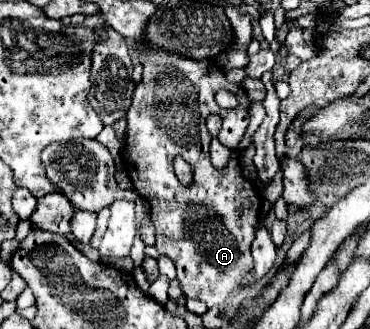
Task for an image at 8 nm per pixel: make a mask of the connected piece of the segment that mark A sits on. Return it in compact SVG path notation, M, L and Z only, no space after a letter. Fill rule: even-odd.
M141 49L139 61L143 65L143 75L127 111L123 169L133 181L139 197L151 205L149 215L155 225L155 249L175 263L185 297L199 299L207 303L207 307L221 307L227 297L243 285L245 275L253 271L251 243L261 197L253 183L243 177L239 155L235 155L249 125L251 101L243 87L229 83L213 61L195 61L161 49ZM217 89L233 91L239 97L239 109L219 109L215 103ZM213 113L221 115L223 121L219 141L233 153L223 169L213 167L209 161L211 135L205 127L205 119ZM177 155L193 167L195 183L191 187L183 187L175 177L173 161Z

